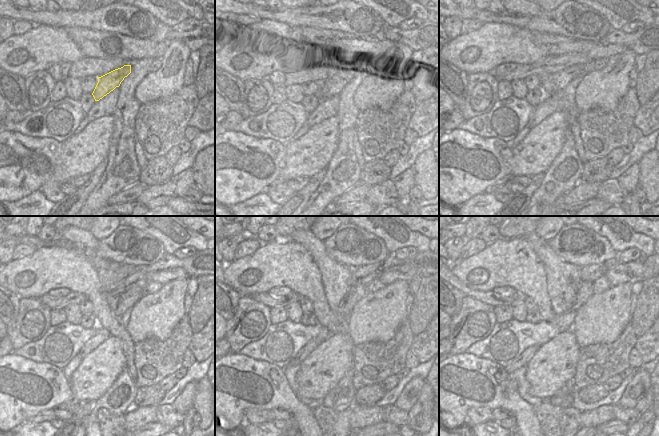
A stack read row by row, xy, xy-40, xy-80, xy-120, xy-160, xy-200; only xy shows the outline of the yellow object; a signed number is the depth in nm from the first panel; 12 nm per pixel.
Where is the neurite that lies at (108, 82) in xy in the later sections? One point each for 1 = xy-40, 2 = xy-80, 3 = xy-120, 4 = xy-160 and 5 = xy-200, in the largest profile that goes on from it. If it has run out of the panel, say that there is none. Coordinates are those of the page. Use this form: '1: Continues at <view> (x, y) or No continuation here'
1: Continues at xy-40 (331, 85)
2: Continues at xy-80 (562, 79)
3: Continues at xy-120 (119, 304)
4: Continues at xy-160 (357, 292)
5: Continues at xy-200 (585, 291).

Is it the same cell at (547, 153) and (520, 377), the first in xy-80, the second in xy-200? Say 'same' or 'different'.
different

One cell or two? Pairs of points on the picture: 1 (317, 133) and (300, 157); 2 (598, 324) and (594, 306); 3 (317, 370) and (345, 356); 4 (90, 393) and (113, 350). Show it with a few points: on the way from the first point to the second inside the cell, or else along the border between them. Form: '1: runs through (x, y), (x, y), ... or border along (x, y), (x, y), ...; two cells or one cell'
1: runs through (317, 139), (306, 151); one cell
2: runs through (598, 320), (598, 310); one cell
3: runs through (324, 367), (335, 356), (338, 356); one cell
4: runs through (90, 382), (106, 361); one cell

